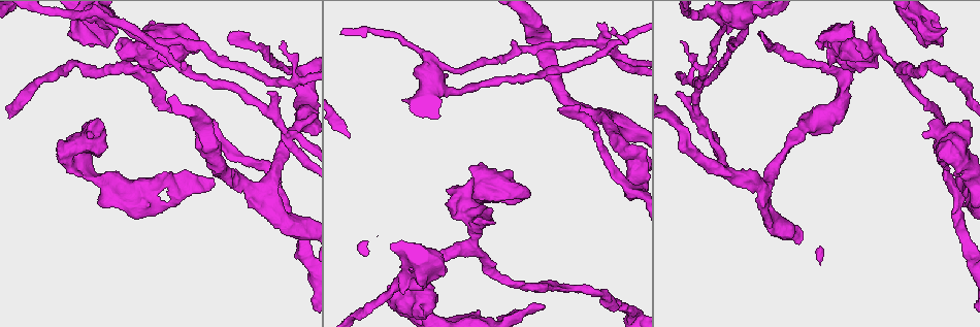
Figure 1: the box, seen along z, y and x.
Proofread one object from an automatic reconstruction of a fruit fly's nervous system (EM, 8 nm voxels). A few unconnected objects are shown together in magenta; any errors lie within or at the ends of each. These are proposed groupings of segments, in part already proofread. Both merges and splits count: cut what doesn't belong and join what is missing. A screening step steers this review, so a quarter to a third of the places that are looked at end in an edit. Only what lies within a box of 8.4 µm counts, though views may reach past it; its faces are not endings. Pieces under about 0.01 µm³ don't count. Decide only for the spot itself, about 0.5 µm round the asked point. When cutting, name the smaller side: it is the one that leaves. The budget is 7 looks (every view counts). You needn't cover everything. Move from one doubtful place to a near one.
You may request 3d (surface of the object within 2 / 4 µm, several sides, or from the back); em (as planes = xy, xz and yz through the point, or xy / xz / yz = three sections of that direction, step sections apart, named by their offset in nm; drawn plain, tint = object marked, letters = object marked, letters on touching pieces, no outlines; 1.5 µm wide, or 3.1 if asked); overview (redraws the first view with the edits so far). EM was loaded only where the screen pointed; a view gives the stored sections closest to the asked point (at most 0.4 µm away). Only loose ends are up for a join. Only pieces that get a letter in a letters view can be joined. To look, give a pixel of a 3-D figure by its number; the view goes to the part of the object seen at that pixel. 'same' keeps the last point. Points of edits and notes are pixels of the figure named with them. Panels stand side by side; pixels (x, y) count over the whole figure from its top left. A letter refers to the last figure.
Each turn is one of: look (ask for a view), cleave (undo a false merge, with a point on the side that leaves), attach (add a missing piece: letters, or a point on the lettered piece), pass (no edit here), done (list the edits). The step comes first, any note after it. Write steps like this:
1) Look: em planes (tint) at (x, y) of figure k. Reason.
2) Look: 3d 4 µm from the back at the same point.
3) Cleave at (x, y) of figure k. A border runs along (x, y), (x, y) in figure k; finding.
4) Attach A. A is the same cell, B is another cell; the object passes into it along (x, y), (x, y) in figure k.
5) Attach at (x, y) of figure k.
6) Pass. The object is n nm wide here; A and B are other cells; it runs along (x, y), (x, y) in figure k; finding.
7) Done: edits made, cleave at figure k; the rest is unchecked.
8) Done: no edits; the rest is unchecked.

Look: 3d 2 µm at (761, 35) of figure 1. Branch stops here.

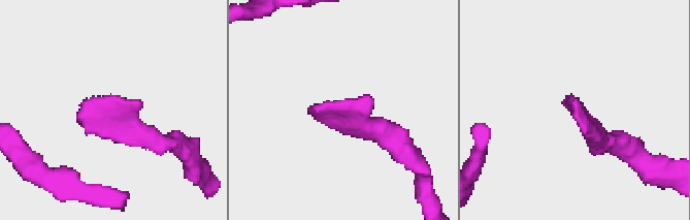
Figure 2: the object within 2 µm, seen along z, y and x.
Look: em xz step 8 (tint) at (573, 97) of figure 2. Need the tissue.

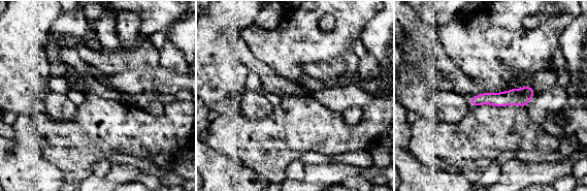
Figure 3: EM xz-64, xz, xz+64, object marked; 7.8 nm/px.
Look: em planes (letters) at the same point. Another direction.

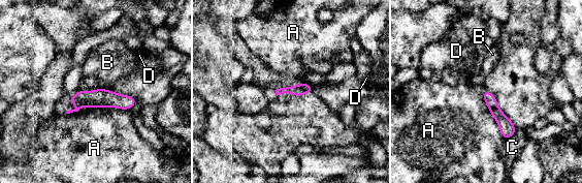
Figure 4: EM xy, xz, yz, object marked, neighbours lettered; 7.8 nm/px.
Pass. A, B, C and D are other cells; a border runs along (101, 88), (104, 89) in figure 4; none of them fits.

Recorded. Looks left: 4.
Look: 3d 4 µm from the back at (616, 53) of figure 1. Two arms at a narrow angle.

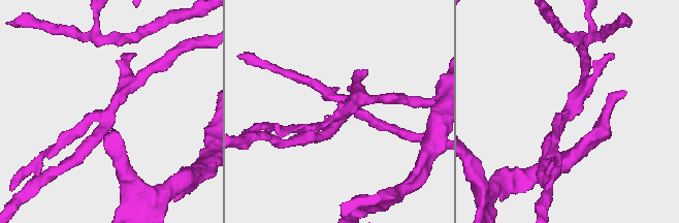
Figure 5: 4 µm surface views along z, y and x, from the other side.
Look: em xy step 4 (tint) at (107, 115) of figure 5. 3 arms meet here; the arms are 170, 200, 200 nm wide; now the EM.

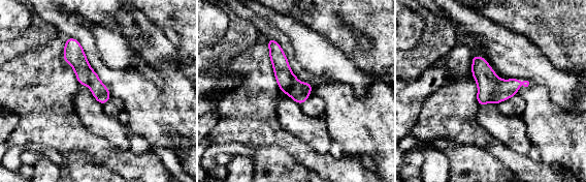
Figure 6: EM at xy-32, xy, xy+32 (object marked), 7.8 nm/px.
Look: em planes (letters) at the same point. Another direction.

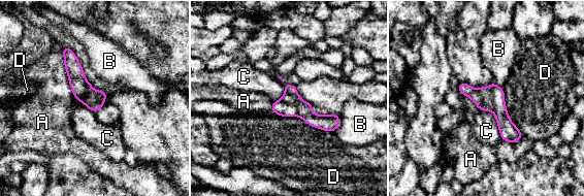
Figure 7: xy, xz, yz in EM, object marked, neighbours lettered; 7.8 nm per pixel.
Cleave at (291, 96) of figure 7. The object is 160 nm wide here; A, B, C and D are other cells; the part that leaves runs along (287, 87), (316, 121), (336, 124) in figure 7; two cells meet here.

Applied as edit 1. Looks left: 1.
Look: em planes (letters) at (744, 22) of figure 1. Two arms at a narrow angle.

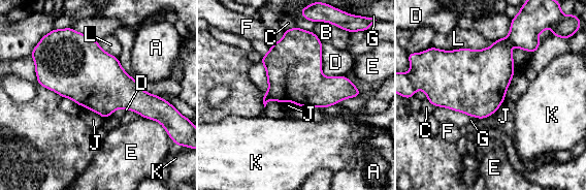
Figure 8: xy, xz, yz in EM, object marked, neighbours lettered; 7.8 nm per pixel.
Pass. The longest contact is with L, 460 nm; A, B, C, D, E, F, G, J, K and L are other cells; a border runs along (506, 98), (485, 119) in figure 8; all the same cell.

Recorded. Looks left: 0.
Done: edits made, cleave at figure 7; the rest is unchecked.

